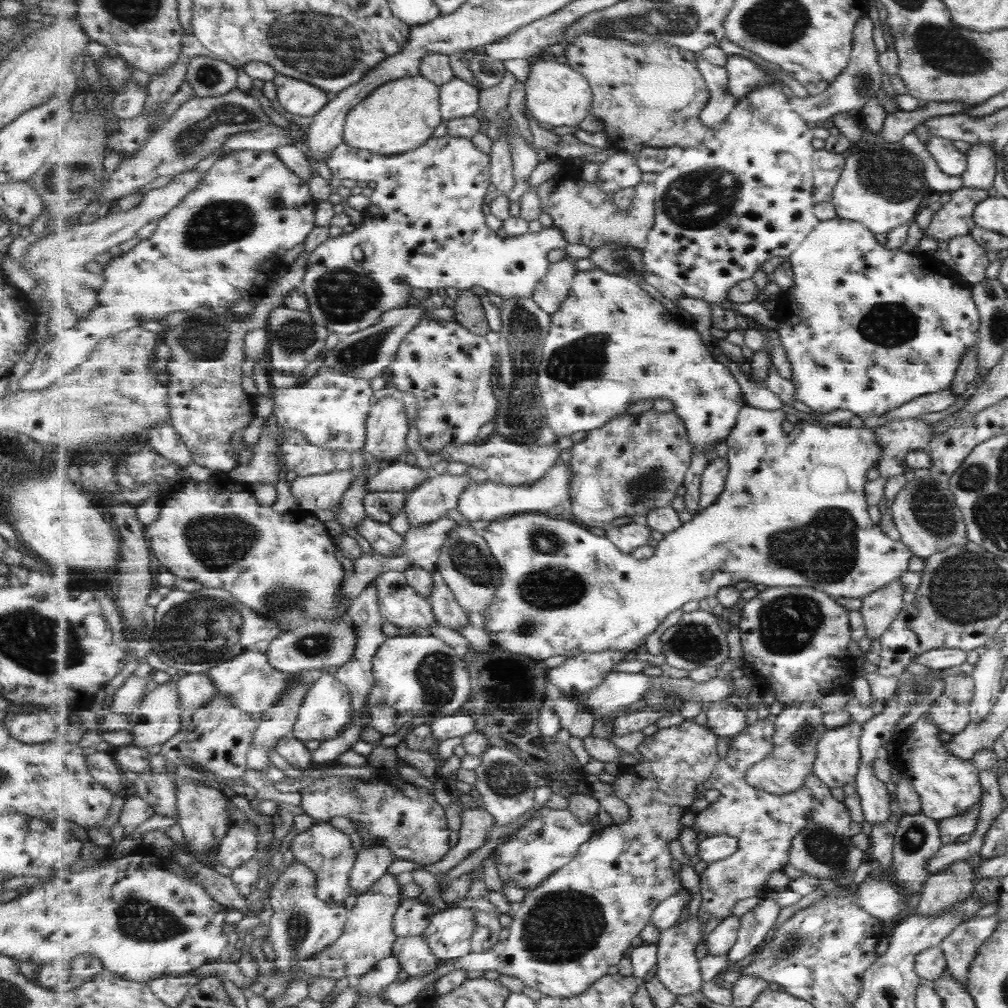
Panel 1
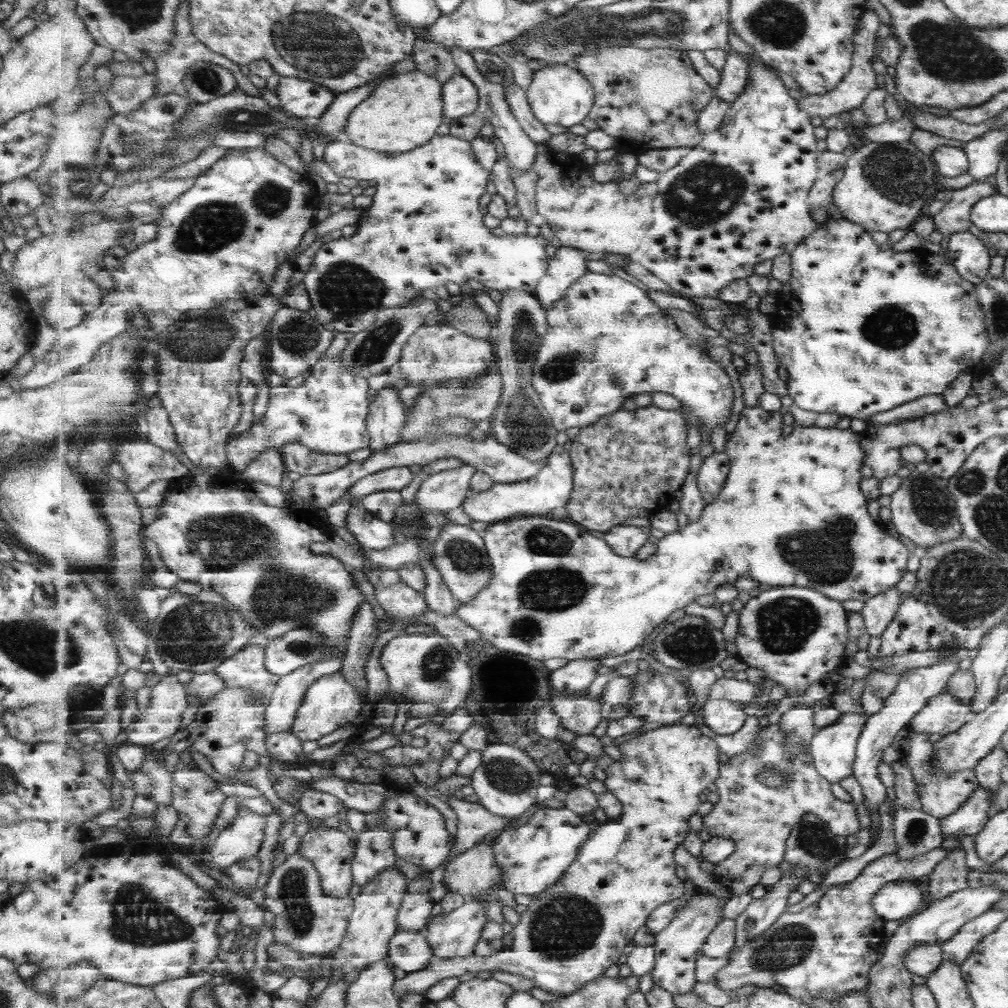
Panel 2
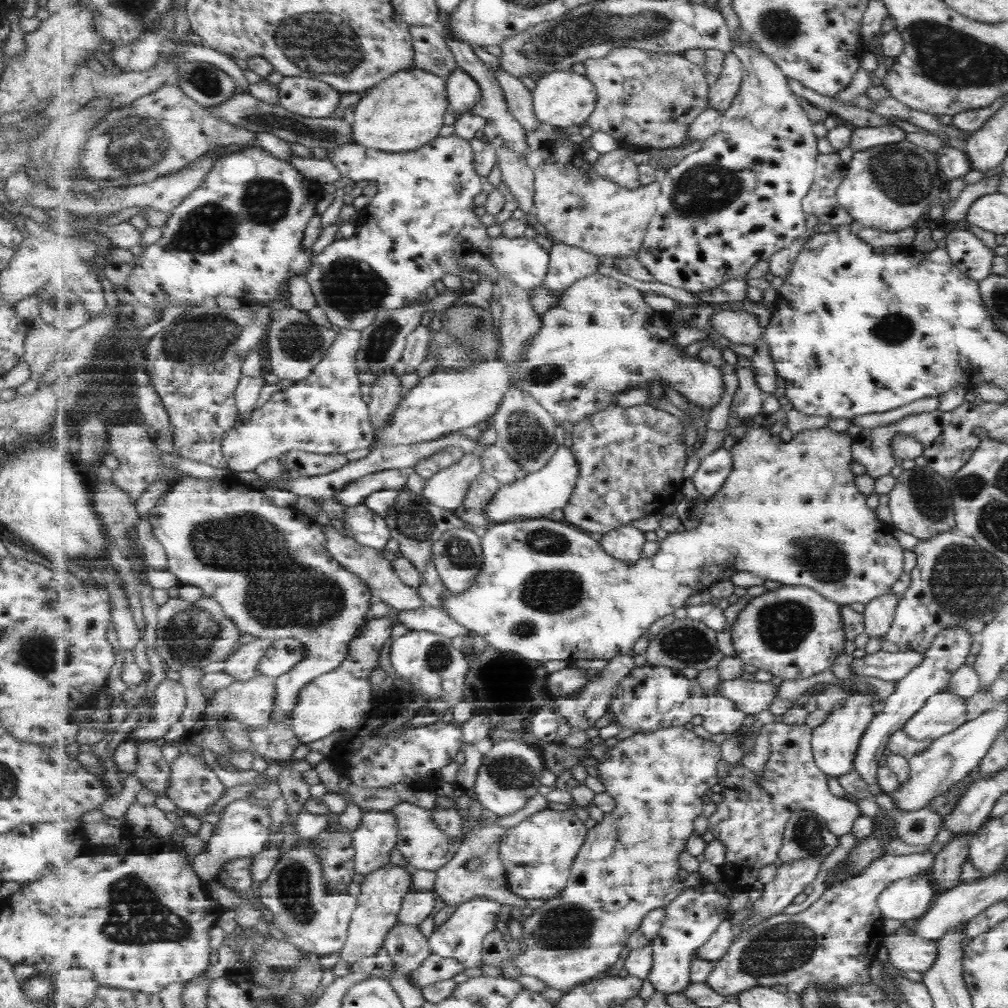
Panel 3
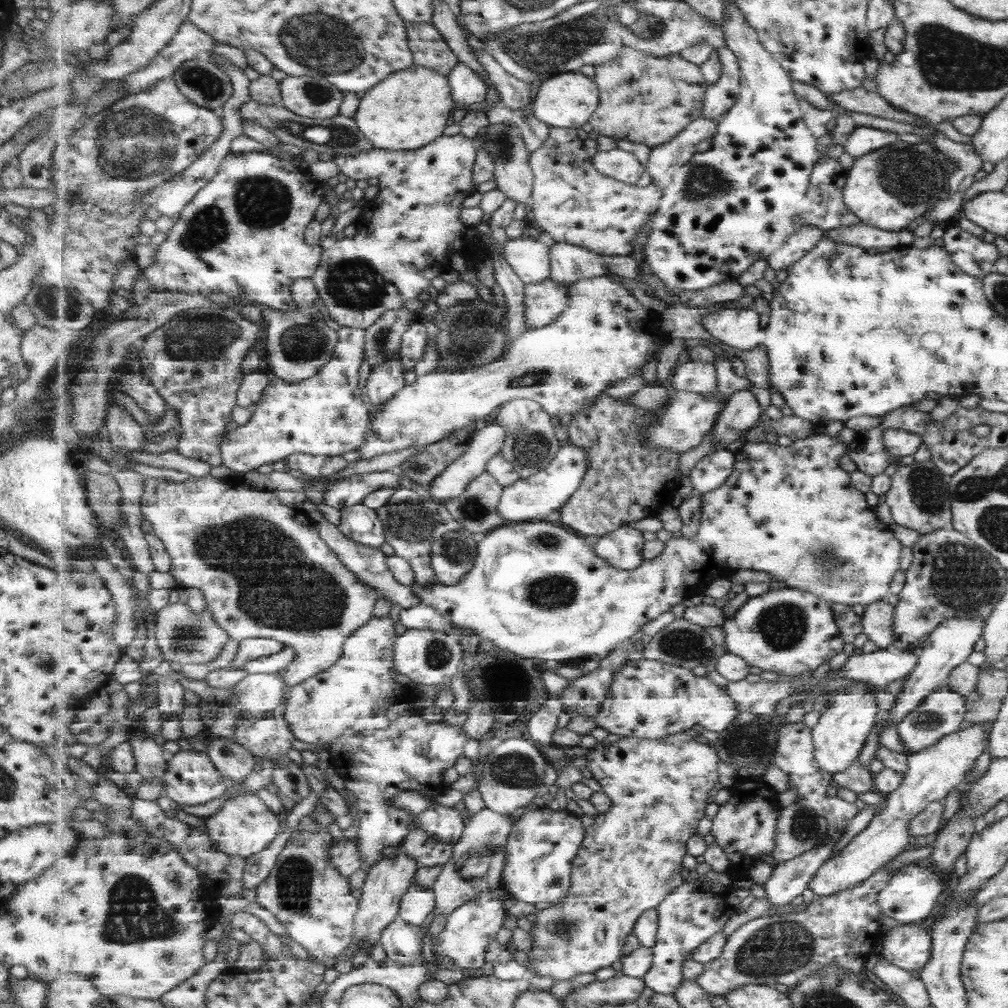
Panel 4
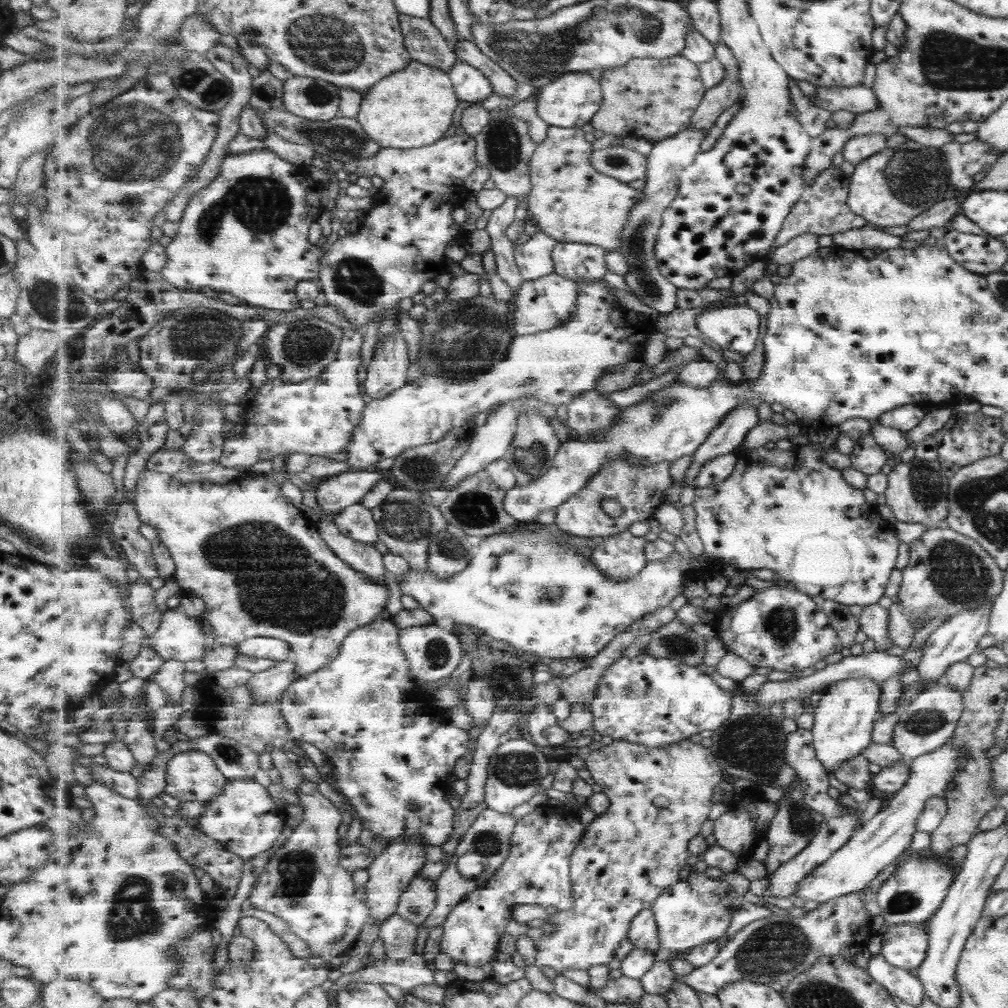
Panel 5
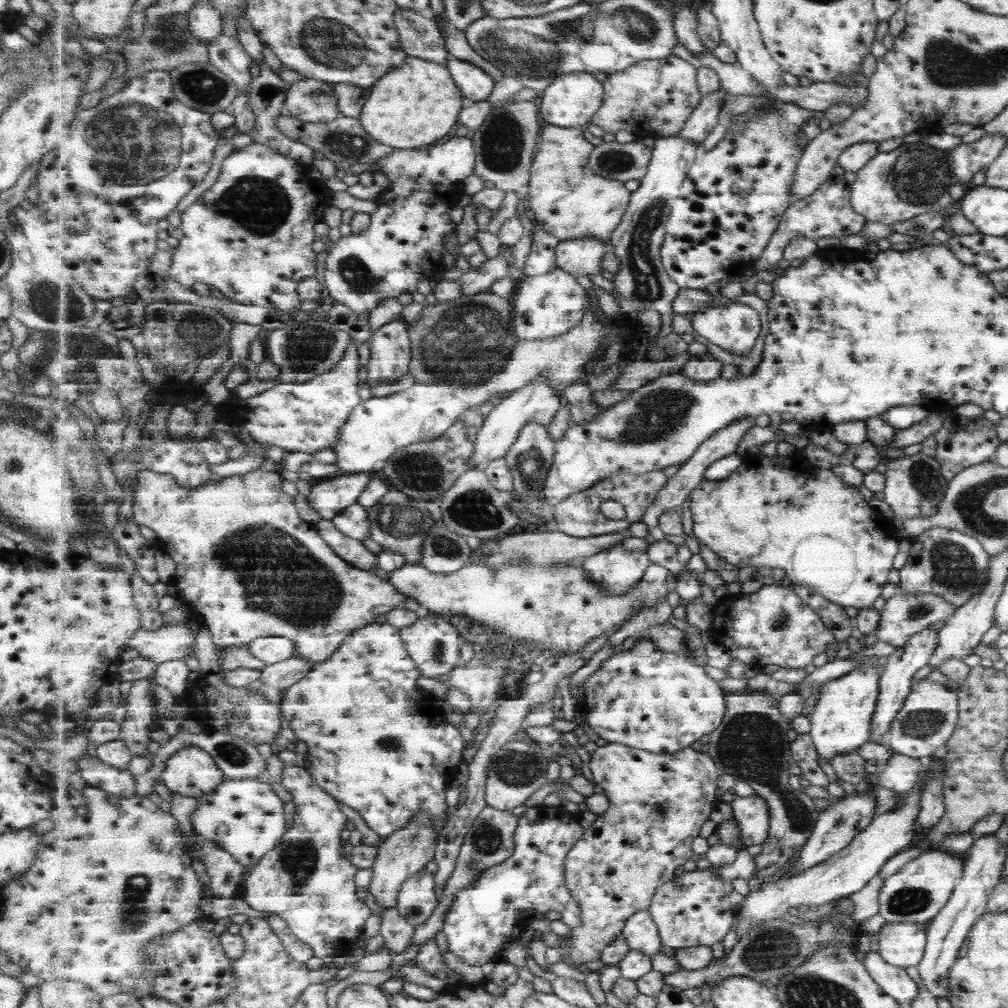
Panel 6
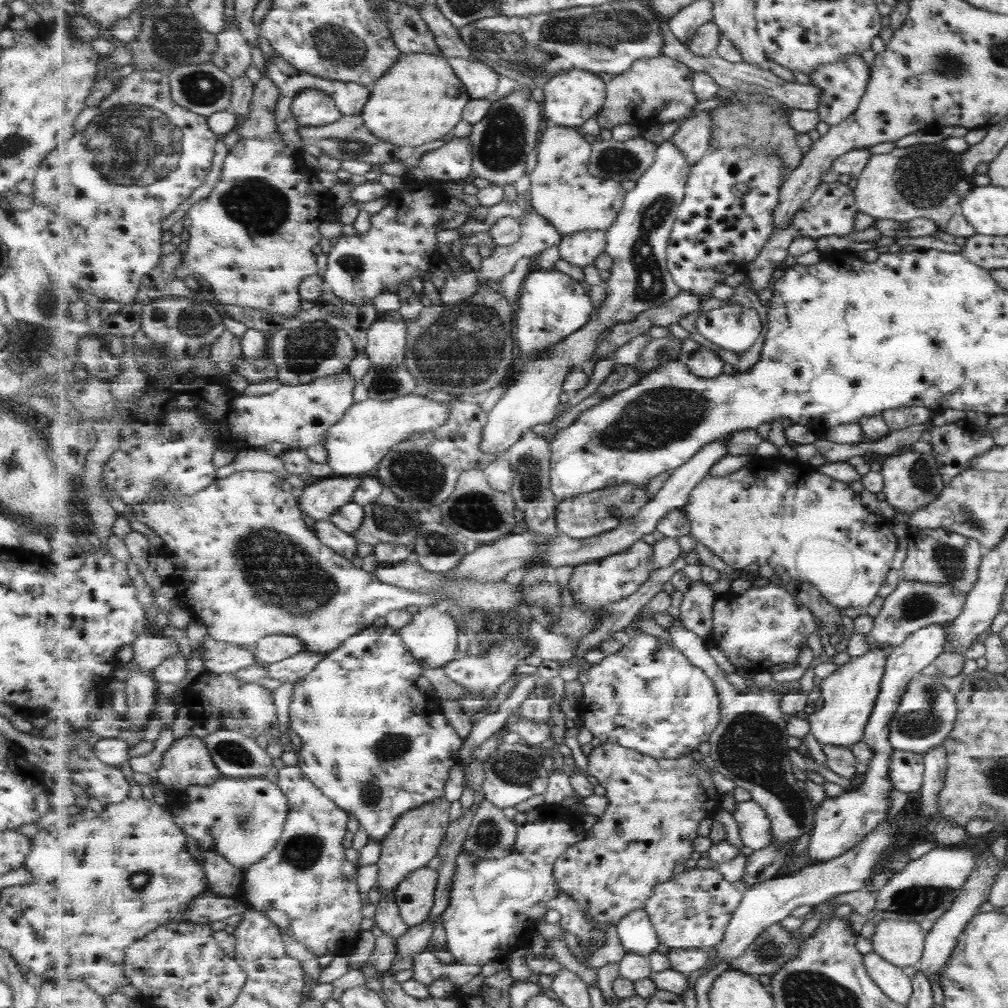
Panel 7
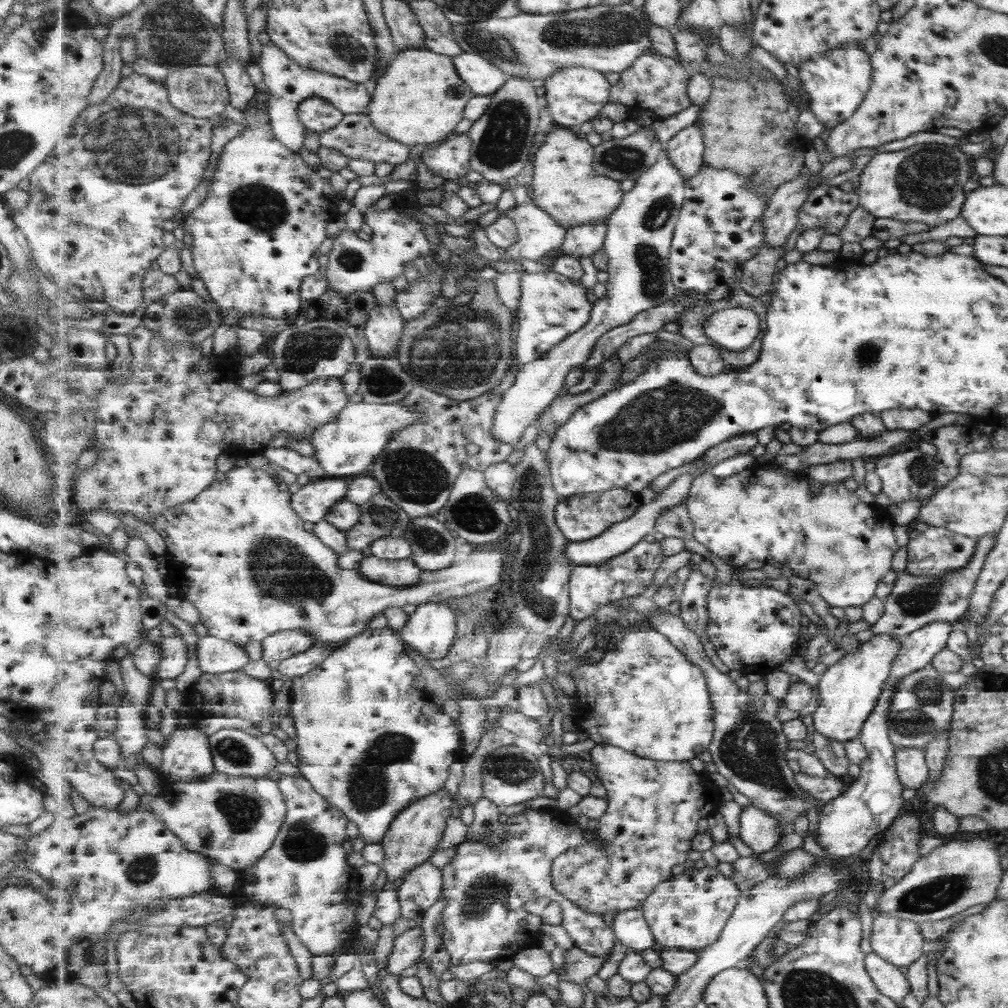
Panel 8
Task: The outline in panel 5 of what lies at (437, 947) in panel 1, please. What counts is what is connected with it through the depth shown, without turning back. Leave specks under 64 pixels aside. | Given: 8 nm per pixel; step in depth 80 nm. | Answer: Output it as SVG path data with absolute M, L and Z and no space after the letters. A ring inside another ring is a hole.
M546 804L522 816L512 834L510 855L492 874L484 887L466 894L466 897L451 911L443 924L442 952L453 961L467 963L469 966L485 966L491 962L499 950L499 940L507 930L508 920L512 919L512 910L517 904L533 904L542 907L555 906L558 910L571 910L575 906L570 875L570 856L579 846L587 827L581 824L579 814L566 806Z

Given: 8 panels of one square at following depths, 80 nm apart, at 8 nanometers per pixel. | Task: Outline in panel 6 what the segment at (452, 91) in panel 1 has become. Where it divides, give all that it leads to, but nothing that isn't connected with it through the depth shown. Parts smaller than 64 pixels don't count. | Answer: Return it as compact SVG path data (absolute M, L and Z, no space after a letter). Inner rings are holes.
M453 55L448 58L446 66L468 103L487 101L487 98L491 96L496 82L486 70Z

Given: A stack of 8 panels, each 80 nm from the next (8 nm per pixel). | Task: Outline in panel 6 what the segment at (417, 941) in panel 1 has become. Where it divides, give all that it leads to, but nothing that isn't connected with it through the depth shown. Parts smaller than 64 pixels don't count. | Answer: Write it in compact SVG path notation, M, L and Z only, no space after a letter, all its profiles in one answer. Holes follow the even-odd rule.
M398 908L380 910L381 926L379 933L384 938L385 946L392 955L405 952L412 944L415 925L405 918Z

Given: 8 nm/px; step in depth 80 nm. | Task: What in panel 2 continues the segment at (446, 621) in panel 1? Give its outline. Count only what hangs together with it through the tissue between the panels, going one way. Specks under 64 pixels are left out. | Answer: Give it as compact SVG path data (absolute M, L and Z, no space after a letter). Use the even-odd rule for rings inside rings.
M425 560L419 566L427 573L427 590L423 594L429 609L443 616L455 615L460 601L454 597L441 572L432 560Z

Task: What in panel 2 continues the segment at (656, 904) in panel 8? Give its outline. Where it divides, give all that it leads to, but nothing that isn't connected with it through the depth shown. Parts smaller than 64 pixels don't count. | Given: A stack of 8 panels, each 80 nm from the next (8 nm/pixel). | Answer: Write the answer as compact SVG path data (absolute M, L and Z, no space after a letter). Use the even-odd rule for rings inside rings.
M705 890L695 891L691 895L688 905L678 908L671 924L656 934L654 944L656 963L651 972L653 983L674 995L694 992L698 981L696 975L697 952L702 950L702 946L722 918L722 900L714 895L708 895Z

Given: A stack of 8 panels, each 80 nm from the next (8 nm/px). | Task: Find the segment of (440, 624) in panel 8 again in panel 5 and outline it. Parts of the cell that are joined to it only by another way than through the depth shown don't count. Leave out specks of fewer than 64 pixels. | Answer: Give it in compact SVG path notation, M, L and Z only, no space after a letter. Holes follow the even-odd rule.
M413 626L413 628L401 629L399 644L409 661L412 677L419 685L452 676L464 658L463 646L457 634L441 626Z

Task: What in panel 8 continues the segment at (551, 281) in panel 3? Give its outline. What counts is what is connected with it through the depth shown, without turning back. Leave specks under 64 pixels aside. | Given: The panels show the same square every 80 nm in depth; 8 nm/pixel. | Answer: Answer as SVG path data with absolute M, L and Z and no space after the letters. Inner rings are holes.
M597 222L597 224L583 224L567 230L565 242L561 250L565 255L576 258L581 256L593 256L604 246L608 233L606 222Z

